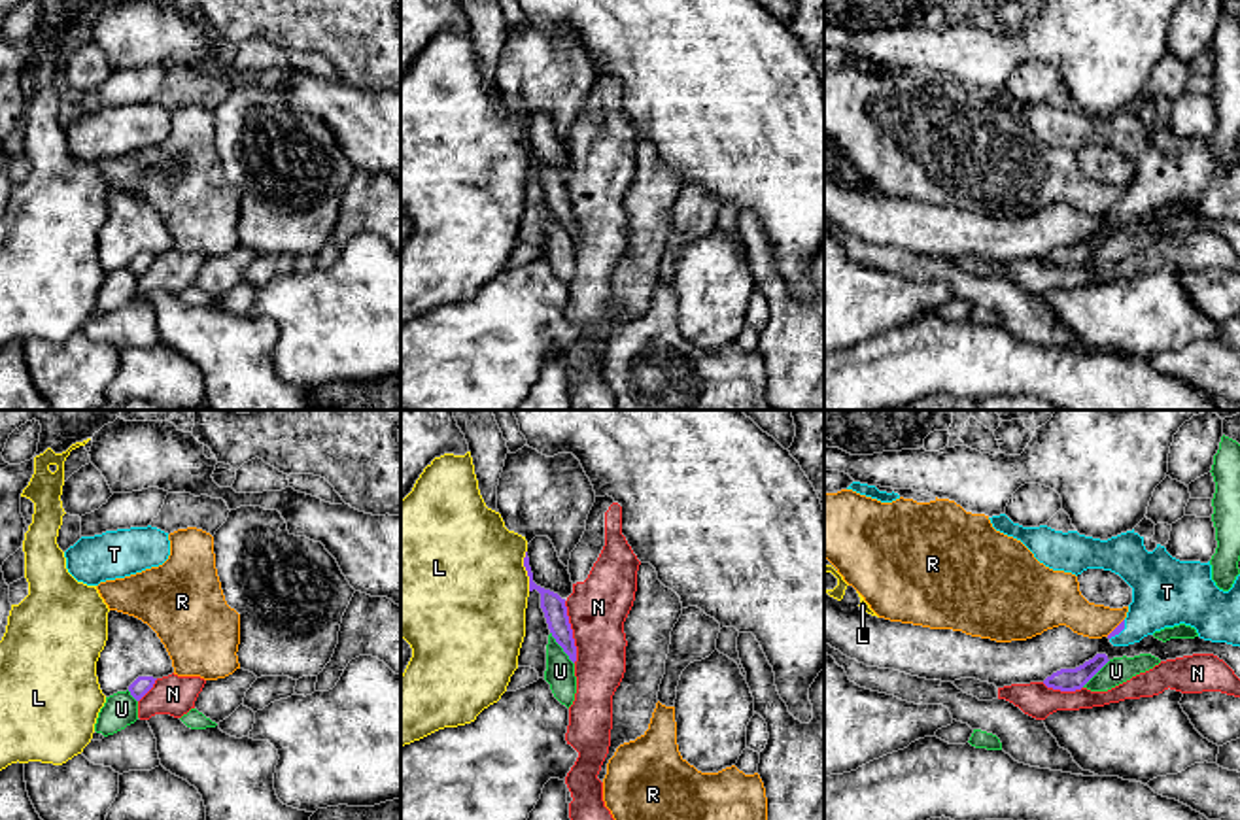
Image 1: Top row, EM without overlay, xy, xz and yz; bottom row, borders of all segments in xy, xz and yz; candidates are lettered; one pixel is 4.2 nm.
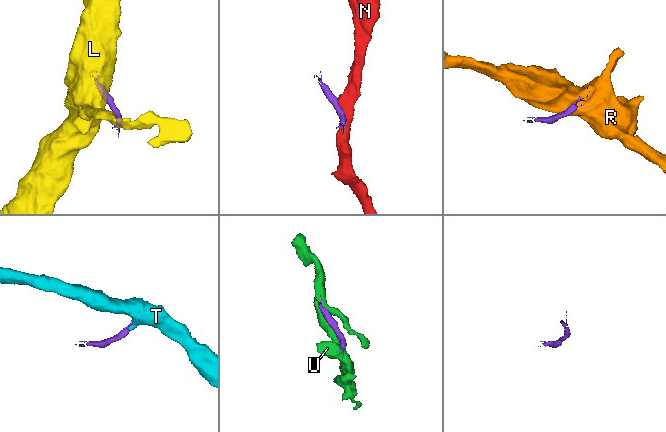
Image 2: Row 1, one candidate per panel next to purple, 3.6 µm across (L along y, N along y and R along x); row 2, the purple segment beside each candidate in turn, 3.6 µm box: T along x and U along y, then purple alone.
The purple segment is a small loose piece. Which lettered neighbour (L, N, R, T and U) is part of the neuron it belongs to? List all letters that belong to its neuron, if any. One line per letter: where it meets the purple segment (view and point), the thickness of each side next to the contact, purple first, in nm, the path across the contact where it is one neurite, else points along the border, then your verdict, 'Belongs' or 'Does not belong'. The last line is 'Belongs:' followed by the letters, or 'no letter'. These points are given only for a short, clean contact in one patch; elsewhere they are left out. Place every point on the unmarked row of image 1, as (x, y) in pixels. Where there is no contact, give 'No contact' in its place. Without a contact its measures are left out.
L: Touches purple at xz (526, 146). Thickness 100 nm (purple) against 500 nm. Boundary: xz (526, 127), (524, 146), (530, 167). Does not belong
N: Touches purple at xz (571, 208). Thickness 100 nm (purple) against 260 nm. Boundary: xz (564, 178), (575, 239). Does not belong
R: Touches purple at yz (1116, 204). Thickness 40 nm (purple) against 180 nm. Does not belong
T: Touches purple at yz (1119, 208). Thickness 40 nm (purple) against 280 nm. Path across: yz (1119, 204), (1119, 208), (1165, 170). Belongs
U: Touches purple at xz (562, 223). Thickness 100 nm (purple) against 130 nm. Does not belong
Belongs: T

